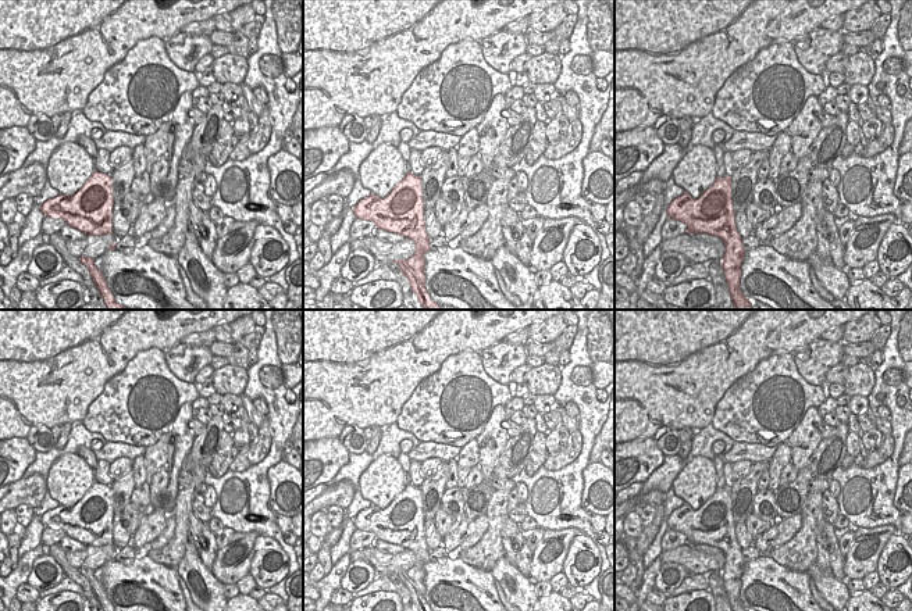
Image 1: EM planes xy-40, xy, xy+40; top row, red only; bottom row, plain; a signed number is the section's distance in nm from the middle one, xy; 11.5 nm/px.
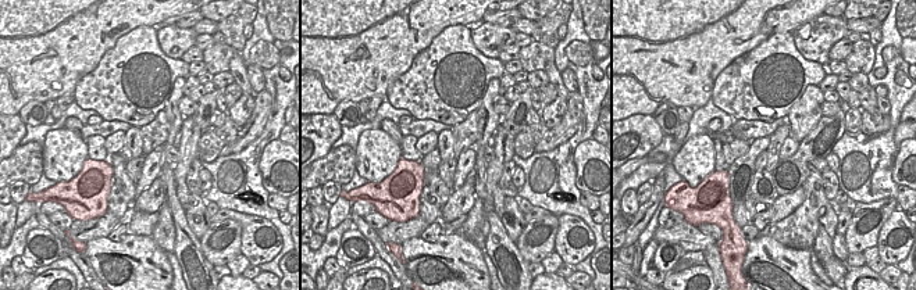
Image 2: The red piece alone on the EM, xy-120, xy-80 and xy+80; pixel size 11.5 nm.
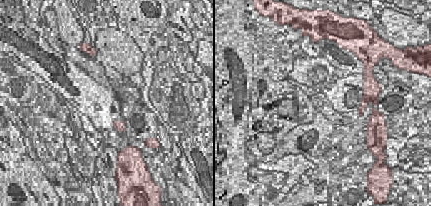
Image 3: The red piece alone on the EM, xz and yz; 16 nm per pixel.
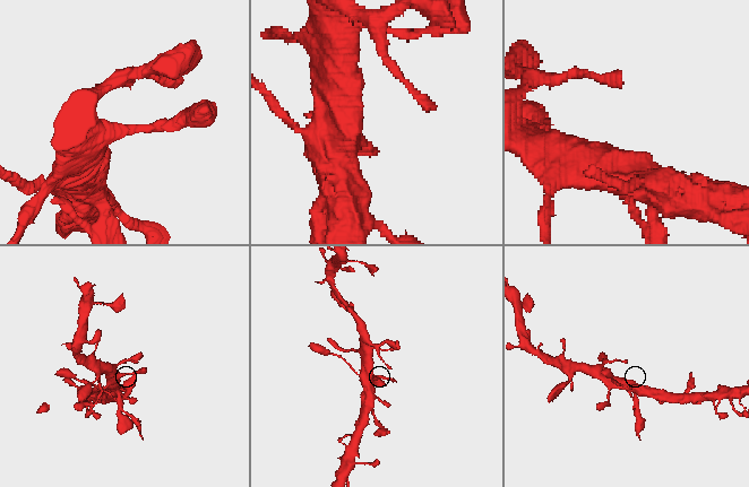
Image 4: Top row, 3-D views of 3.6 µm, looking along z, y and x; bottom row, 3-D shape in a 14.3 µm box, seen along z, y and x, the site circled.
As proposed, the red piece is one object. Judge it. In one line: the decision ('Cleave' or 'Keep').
Cleave

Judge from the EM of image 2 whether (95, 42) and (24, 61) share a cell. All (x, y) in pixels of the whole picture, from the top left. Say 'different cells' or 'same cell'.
same cell

